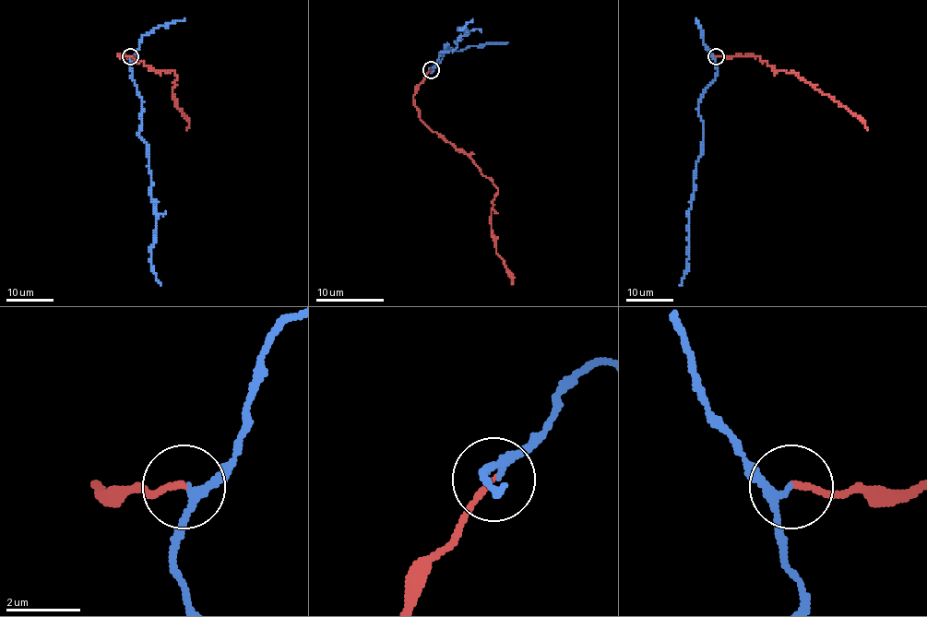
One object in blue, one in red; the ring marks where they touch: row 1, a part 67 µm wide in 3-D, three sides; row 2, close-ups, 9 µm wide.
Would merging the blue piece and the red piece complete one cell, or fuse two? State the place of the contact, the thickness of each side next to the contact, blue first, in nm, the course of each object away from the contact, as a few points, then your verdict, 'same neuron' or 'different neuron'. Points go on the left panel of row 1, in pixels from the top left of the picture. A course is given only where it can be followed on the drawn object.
place (130, 56); calibres 190 and 140 nm; course blue (131, 55), (129, 67), (142, 103), (139, 137), (147, 145), (149, 191), (156, 217), (150, 267), (160, 284); course red (130, 55), (118, 55), (141, 60), (155, 71), (172, 71), (178, 77), (172, 99), (188, 123), (187, 129); different neuron

